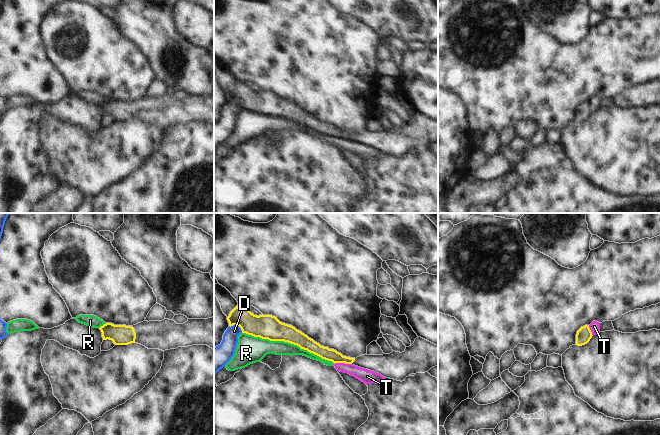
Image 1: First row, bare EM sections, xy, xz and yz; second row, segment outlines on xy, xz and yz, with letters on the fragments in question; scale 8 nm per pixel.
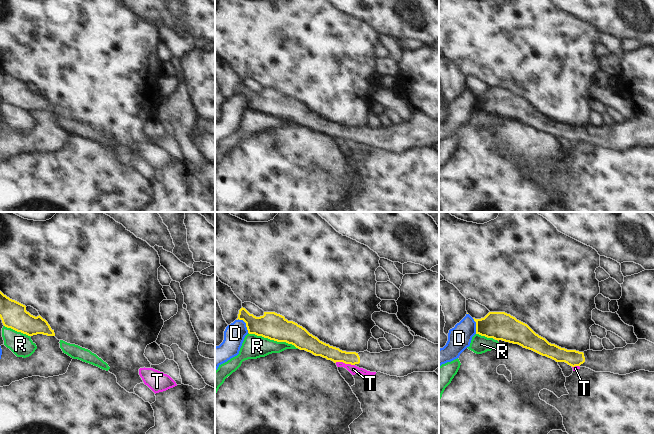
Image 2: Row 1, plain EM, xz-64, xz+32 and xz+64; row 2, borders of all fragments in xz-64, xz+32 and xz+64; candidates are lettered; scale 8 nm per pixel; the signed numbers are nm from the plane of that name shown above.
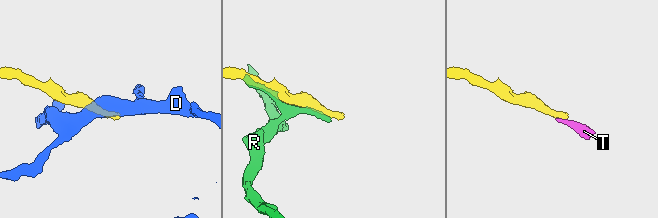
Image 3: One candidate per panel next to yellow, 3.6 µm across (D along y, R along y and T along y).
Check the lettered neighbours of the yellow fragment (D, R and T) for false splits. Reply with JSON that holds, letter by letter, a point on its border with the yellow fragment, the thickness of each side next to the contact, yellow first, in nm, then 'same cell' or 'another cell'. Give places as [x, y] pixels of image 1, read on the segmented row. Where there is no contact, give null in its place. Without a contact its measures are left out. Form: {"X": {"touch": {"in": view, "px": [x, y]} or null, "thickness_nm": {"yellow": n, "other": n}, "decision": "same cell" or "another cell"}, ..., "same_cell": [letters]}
{"D": {"touch": {"in": "xz", "px": [237, 325]}, "thickness_nm": {"yellow": 190, "other": 150}, "decision": "another cell"}, "R": {"touch": {"in": "xz", "px": [288, 342]}, "thickness_nm": {"yellow": 190, "other": 170}, "decision": "another cell"}, "T": {"touch": {"in": "xz", "px": [342, 362]}, "thickness_nm": {"yellow": 100, "other": 110}, "decision": "another cell"}, "same_cell": []}

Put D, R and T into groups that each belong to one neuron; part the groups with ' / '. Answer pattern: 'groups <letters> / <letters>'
groups D / R T

